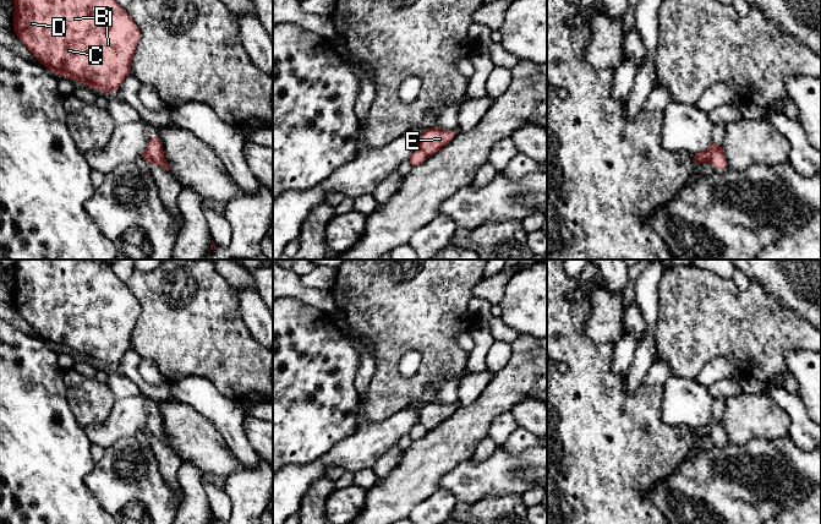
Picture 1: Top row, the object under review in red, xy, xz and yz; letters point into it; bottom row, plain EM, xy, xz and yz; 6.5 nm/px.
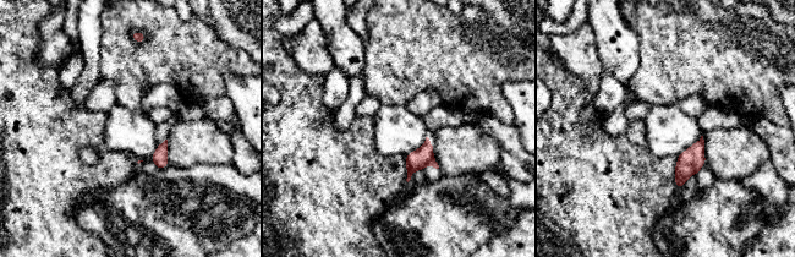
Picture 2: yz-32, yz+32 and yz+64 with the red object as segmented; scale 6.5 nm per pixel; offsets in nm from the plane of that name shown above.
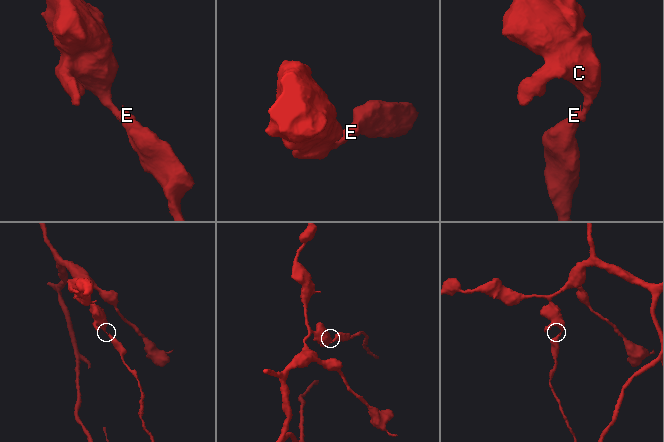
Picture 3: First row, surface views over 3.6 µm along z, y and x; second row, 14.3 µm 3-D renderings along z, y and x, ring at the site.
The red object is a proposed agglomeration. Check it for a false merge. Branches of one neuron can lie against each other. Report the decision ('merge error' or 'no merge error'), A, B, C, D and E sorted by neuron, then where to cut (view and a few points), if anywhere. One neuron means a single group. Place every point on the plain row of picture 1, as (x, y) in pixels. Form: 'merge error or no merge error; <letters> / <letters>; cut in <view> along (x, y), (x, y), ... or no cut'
merge error; A B C D / E; cut in yz along (721, 419), (709, 435)

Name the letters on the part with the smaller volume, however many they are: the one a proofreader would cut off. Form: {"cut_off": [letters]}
{"cut_off": ["E"]}

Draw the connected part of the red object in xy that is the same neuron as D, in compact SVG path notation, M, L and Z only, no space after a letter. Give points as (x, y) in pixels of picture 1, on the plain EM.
M16 260L13 301L16 310L40 338L58 350L67 350L103 367L116 366L131 348L132 332L141 313L137 299L104 260Z

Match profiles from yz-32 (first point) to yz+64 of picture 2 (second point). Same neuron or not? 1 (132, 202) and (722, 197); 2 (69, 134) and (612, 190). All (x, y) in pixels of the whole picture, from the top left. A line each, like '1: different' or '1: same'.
1: same
2: same

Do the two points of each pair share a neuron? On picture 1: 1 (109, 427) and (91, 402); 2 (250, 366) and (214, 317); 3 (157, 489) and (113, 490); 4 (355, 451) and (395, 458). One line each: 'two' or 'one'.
1: two
2: one
3: one
4: two

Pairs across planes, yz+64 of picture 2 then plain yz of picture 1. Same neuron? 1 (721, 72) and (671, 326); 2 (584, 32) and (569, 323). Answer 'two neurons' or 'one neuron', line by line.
1: one neuron
2: two neurons

